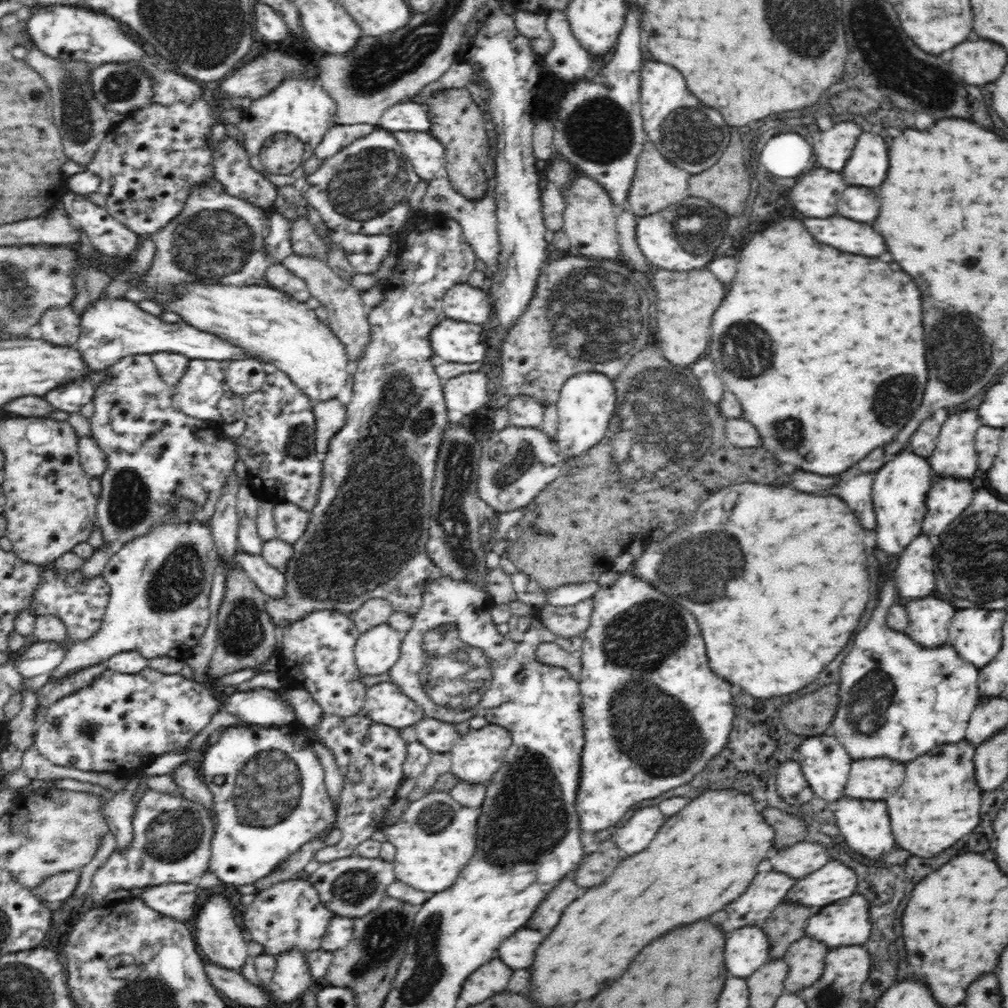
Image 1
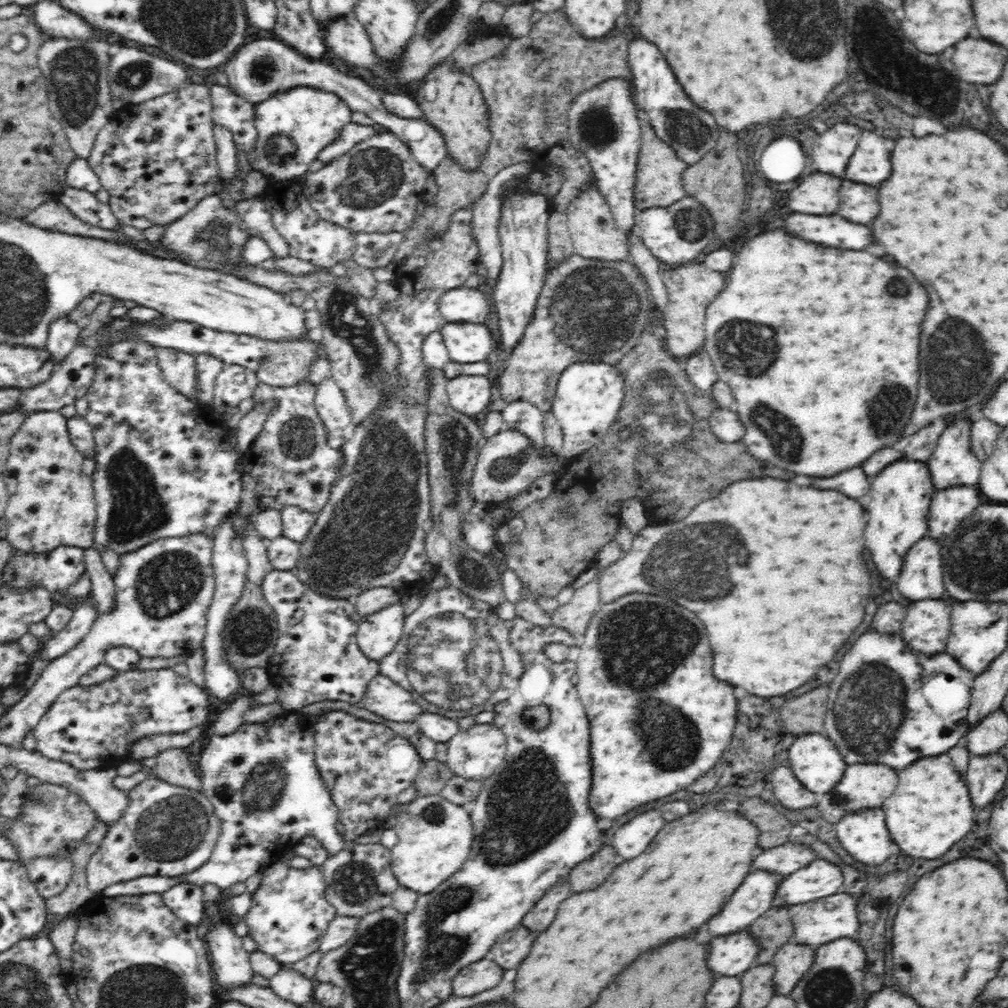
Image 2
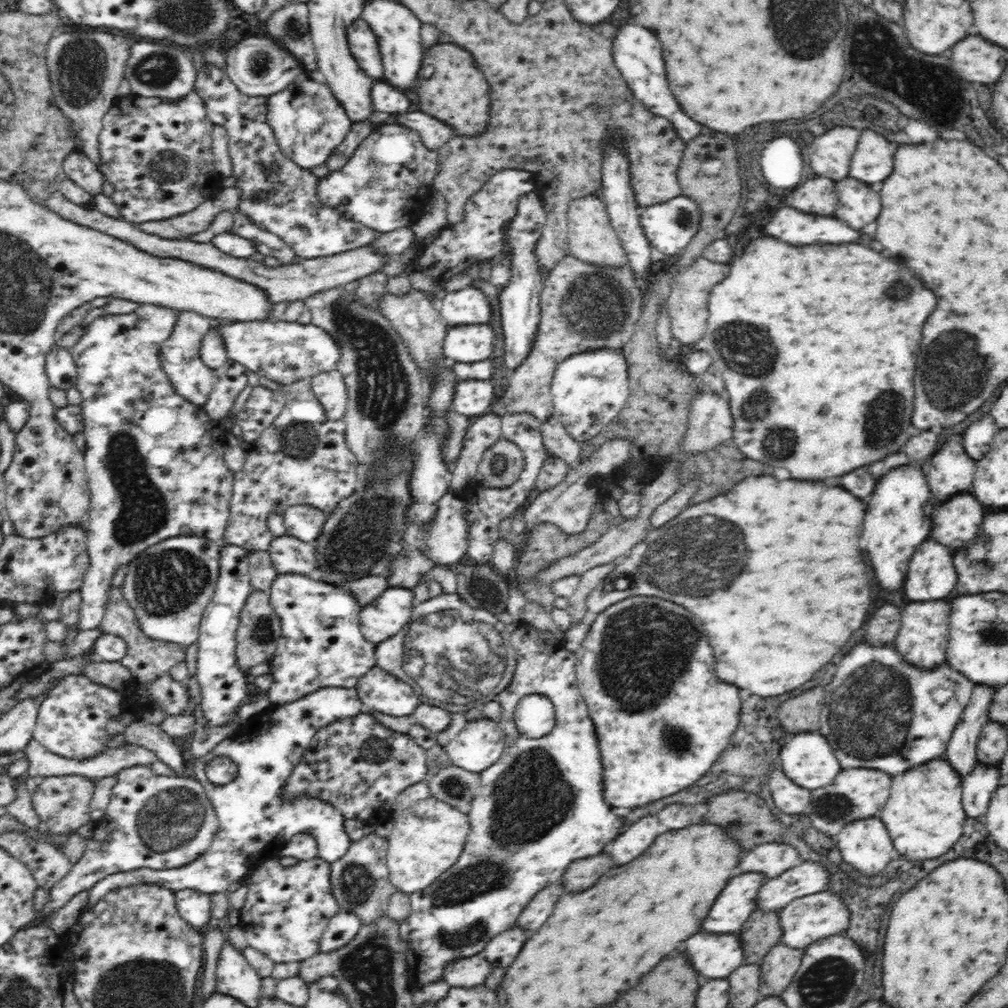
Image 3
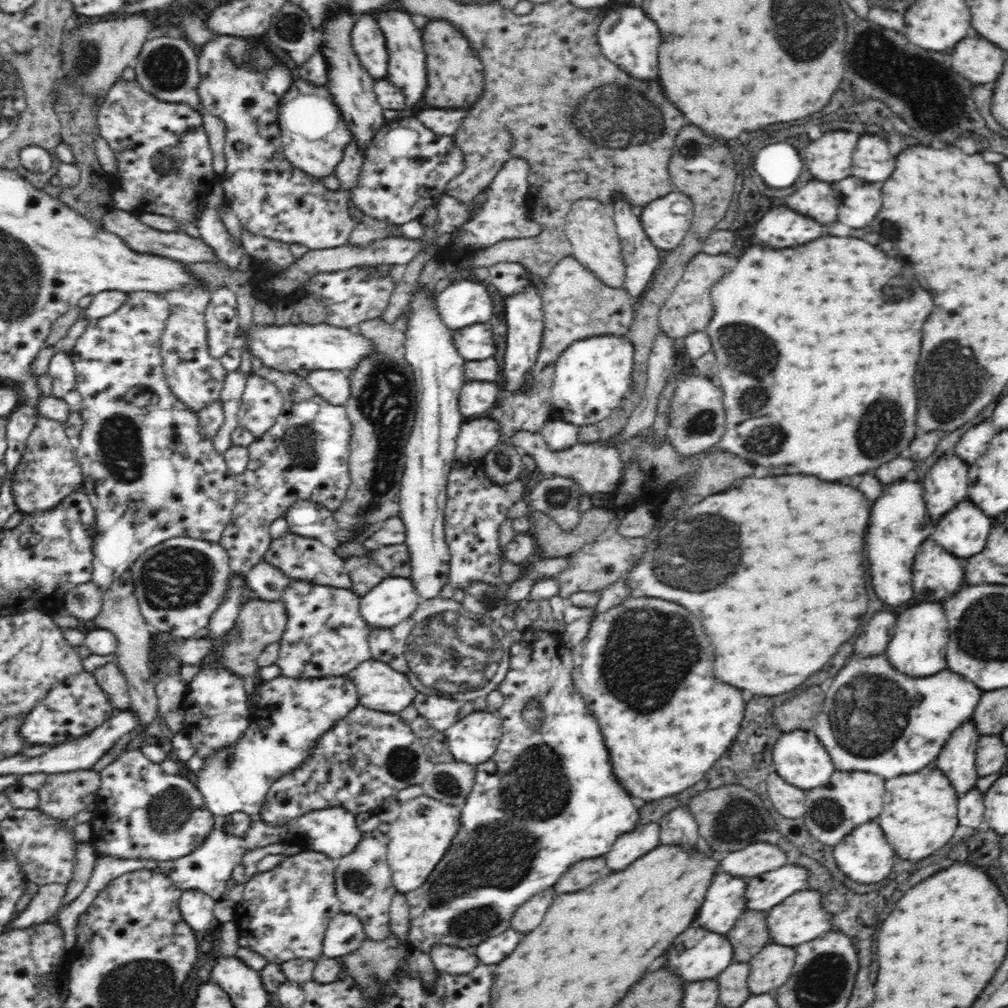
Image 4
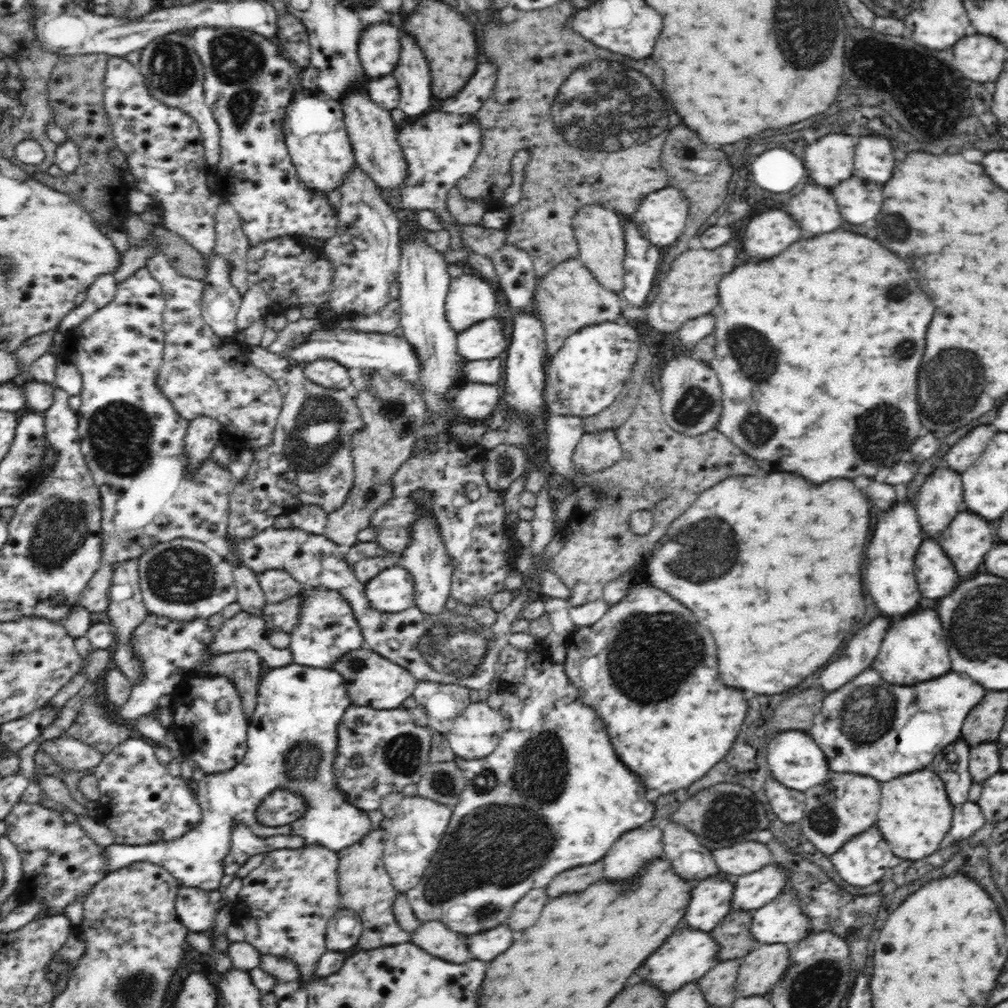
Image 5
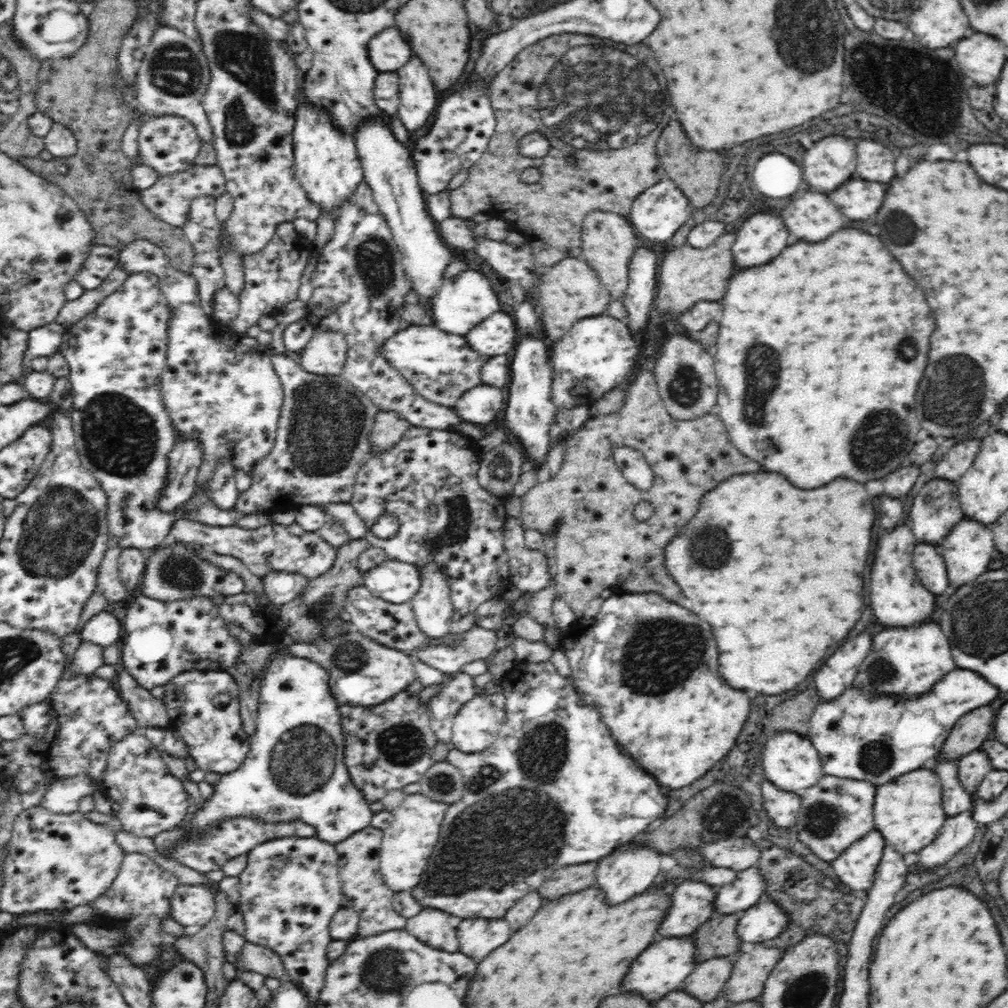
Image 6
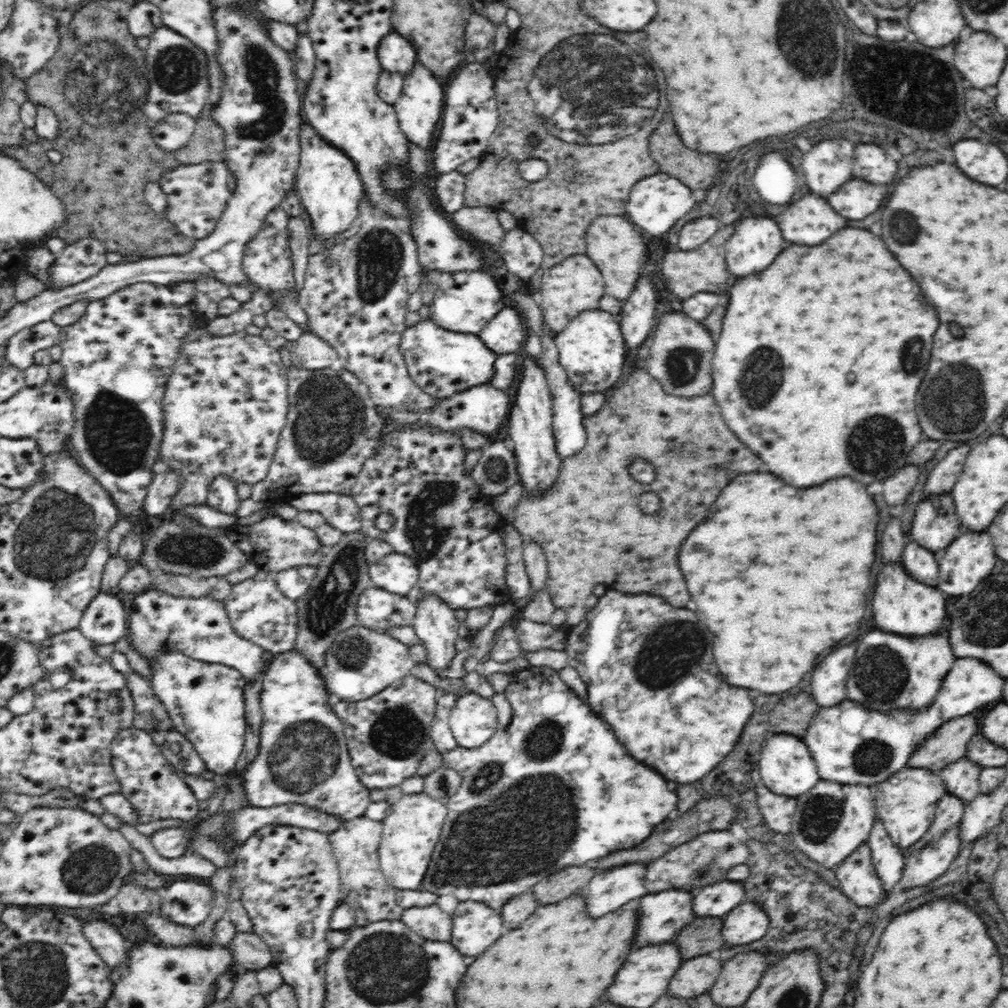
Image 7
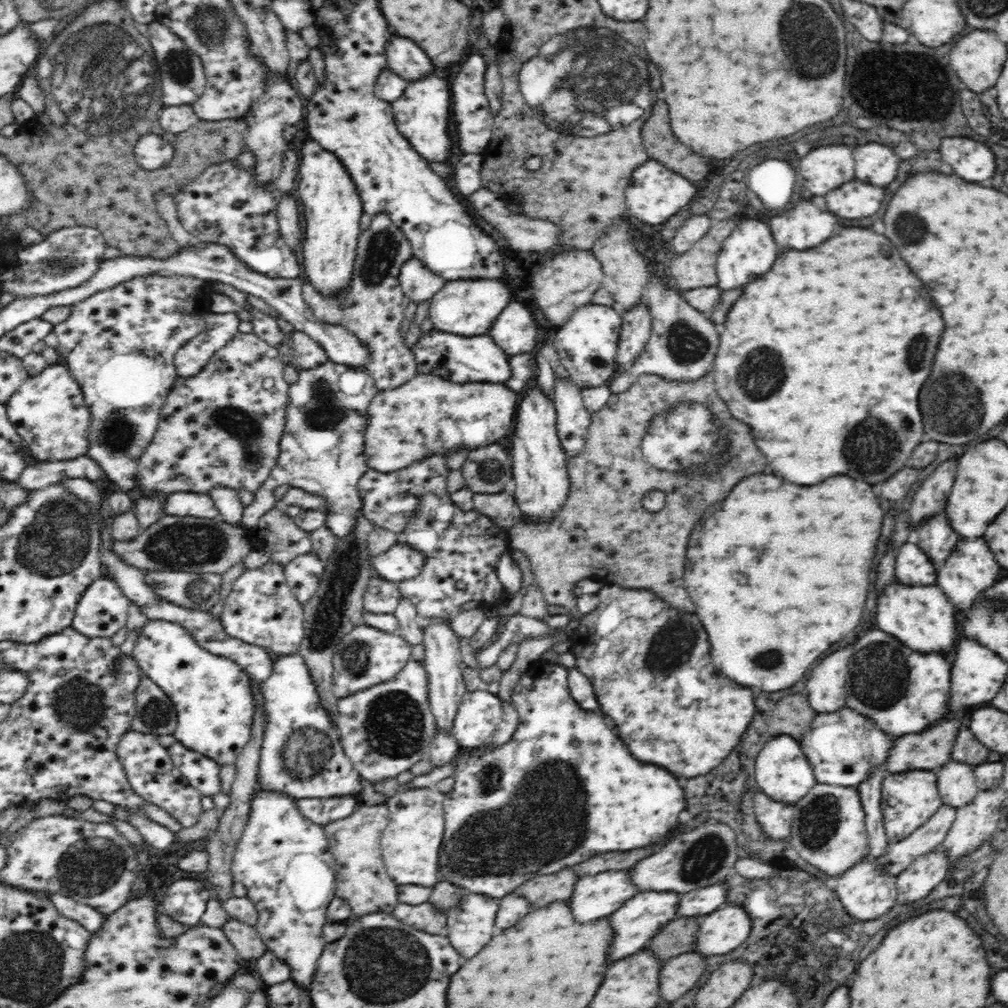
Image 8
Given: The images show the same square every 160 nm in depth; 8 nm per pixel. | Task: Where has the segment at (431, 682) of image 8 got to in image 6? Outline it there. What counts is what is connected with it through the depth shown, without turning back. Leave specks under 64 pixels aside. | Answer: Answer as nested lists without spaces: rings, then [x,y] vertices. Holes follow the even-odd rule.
[[[428,563],[420,567],[419,572],[421,573],[421,585],[418,592],[410,600],[416,622],[426,637],[442,639],[456,631],[455,623],[452,621],[455,608],[450,598],[450,585],[448,585],[446,575],[442,573],[442,569],[438,565]]]

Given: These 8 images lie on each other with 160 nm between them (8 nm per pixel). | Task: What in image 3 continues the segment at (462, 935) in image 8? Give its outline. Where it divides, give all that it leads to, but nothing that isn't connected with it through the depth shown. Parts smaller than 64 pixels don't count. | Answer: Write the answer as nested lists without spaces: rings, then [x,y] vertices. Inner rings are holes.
[[[520,928],[506,930],[506,932],[498,934],[496,938],[492,938],[486,944],[484,958],[494,968],[506,968],[506,966],[510,966],[514,962],[514,958],[518,956],[518,952],[526,944],[526,940],[528,940],[528,936],[524,934],[524,930],[520,930]]]

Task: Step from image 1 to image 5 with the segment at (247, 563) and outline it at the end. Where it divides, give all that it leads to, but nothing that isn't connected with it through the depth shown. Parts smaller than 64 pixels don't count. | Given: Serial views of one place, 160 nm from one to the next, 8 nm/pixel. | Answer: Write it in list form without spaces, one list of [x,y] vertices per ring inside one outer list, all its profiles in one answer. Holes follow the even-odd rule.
[[[304,587],[299,594],[301,594],[301,617],[296,628],[289,633],[289,649],[294,664],[332,669],[346,652],[365,646],[356,615],[338,591],[321,587]]]

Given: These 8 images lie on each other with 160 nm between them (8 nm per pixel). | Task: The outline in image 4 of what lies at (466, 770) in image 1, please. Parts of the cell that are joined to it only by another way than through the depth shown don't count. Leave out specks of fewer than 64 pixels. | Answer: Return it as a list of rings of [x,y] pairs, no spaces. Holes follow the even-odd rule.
[[[474,711],[443,733],[455,760],[476,767],[497,752],[502,721],[496,713]]]

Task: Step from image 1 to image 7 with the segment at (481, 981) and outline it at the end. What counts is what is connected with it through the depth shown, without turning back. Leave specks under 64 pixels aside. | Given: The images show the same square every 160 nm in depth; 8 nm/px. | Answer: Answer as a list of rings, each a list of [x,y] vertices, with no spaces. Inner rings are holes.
[[[432,904],[426,908],[406,908],[403,912],[401,921],[418,936],[426,940],[450,941],[452,916],[438,906]]]

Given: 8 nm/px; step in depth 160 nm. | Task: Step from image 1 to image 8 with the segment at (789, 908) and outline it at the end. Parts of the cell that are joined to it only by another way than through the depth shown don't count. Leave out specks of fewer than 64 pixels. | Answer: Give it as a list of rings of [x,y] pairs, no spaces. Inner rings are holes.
[[[697,917],[672,920],[654,940],[650,940],[648,951],[652,950],[662,962],[684,952],[694,951],[699,924],[700,918]]]

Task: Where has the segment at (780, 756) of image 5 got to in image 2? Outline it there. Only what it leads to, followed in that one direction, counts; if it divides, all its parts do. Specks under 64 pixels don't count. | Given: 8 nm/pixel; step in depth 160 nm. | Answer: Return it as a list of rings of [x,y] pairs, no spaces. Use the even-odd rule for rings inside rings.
[[[822,734],[796,738],[788,750],[788,762],[803,786],[820,795],[830,792],[846,770],[836,744]]]

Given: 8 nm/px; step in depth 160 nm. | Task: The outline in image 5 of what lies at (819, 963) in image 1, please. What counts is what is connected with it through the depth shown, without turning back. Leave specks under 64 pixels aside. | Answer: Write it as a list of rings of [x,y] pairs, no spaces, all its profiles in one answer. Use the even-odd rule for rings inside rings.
[[[782,943],[759,944],[740,960],[735,991],[737,996],[767,995],[788,968],[789,949]]]

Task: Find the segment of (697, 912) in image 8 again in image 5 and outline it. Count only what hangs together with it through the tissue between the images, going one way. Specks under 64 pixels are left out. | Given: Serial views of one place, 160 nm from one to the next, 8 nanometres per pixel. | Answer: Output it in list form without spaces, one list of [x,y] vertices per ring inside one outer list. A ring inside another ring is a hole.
[[[776,862],[756,872],[735,877],[731,910],[753,912],[762,908],[782,893],[788,878],[788,872]]]

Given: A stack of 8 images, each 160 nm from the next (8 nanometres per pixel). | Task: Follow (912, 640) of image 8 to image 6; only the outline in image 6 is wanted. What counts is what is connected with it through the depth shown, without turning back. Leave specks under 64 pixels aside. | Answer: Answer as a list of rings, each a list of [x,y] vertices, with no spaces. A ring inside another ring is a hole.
[[[908,522],[898,524],[892,532],[884,532],[878,538],[874,564],[870,572],[870,604],[878,622],[888,626],[912,626],[926,622],[934,612],[936,596],[930,594],[922,584],[912,584],[916,580],[916,572],[912,566],[912,552],[918,546],[918,538],[910,532]]]

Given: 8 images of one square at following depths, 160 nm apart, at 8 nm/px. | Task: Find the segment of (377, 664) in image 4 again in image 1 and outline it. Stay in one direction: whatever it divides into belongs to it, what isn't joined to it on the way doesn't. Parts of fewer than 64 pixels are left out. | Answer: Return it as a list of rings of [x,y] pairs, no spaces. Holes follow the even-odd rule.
[[[392,681],[380,682],[366,689],[365,705],[360,711],[377,724],[386,724],[400,731],[407,731],[413,728],[420,720],[423,720],[424,712],[404,691]]]

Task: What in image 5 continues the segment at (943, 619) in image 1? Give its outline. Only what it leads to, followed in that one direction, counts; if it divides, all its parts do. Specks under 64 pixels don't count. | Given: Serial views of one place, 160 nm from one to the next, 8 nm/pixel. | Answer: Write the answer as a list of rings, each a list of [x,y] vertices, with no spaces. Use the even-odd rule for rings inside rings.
[[[928,608],[928,610],[918,610],[912,616],[894,622],[871,666],[882,674],[884,680],[902,686],[912,686],[916,682],[932,680],[950,672],[950,658],[942,636],[940,615],[936,610]]]

